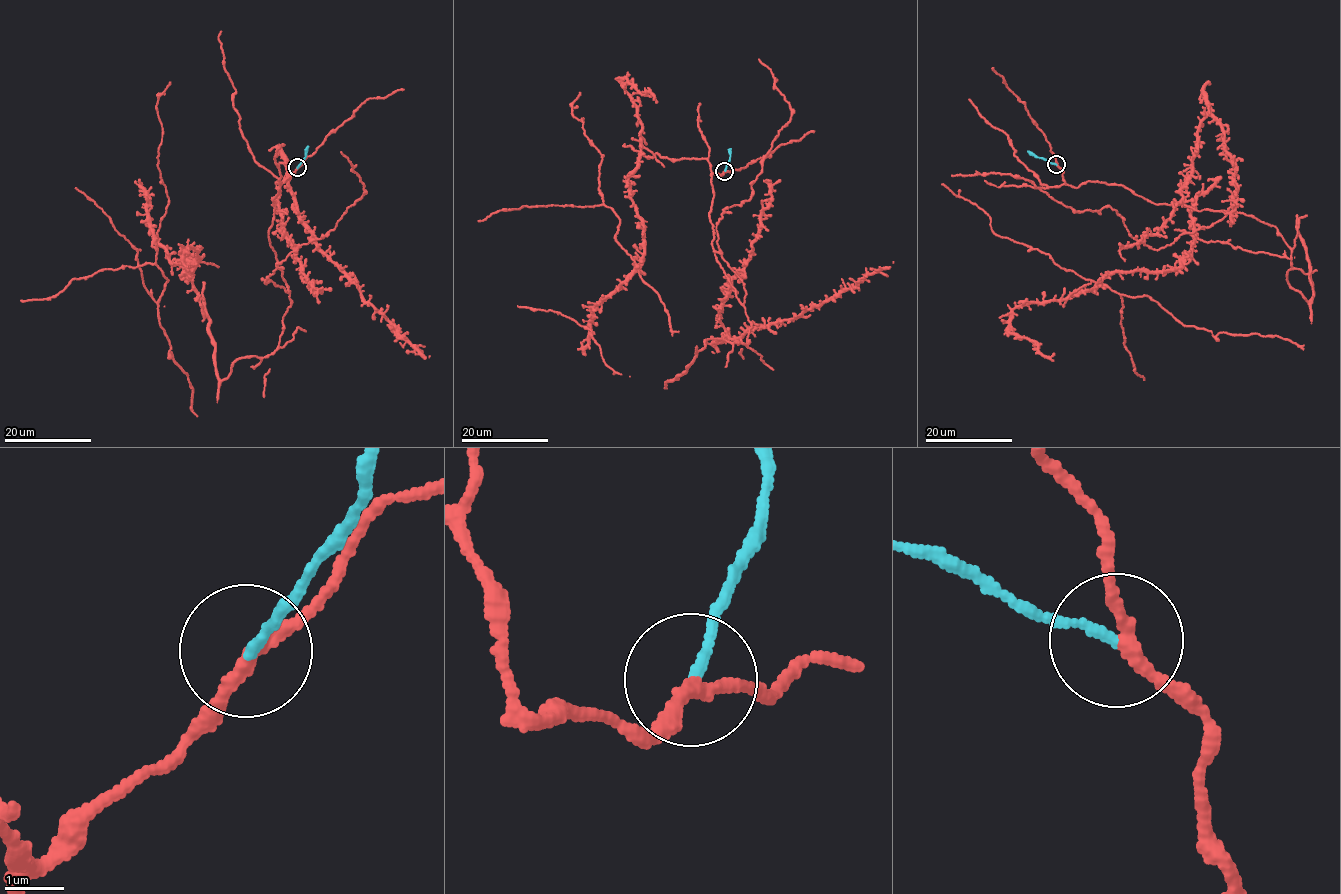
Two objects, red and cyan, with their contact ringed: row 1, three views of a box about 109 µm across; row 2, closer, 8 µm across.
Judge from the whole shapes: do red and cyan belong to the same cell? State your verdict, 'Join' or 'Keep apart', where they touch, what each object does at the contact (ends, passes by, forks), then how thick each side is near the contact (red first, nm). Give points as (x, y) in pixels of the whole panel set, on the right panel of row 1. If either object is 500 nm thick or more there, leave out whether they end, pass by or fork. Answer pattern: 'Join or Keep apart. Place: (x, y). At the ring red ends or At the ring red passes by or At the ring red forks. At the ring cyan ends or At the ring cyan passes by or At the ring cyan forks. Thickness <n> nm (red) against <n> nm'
Keep apart. Place: (1056, 164). At the ring red passes by. At the ring cyan ends. Thickness 200 nm (red) against 130 nm

